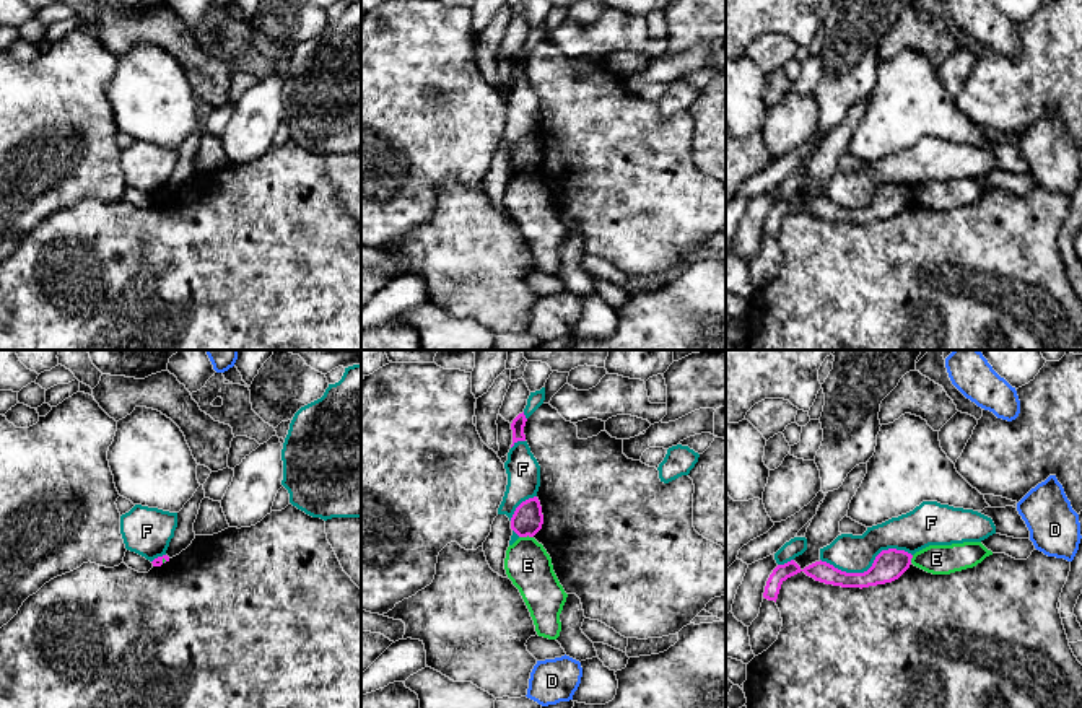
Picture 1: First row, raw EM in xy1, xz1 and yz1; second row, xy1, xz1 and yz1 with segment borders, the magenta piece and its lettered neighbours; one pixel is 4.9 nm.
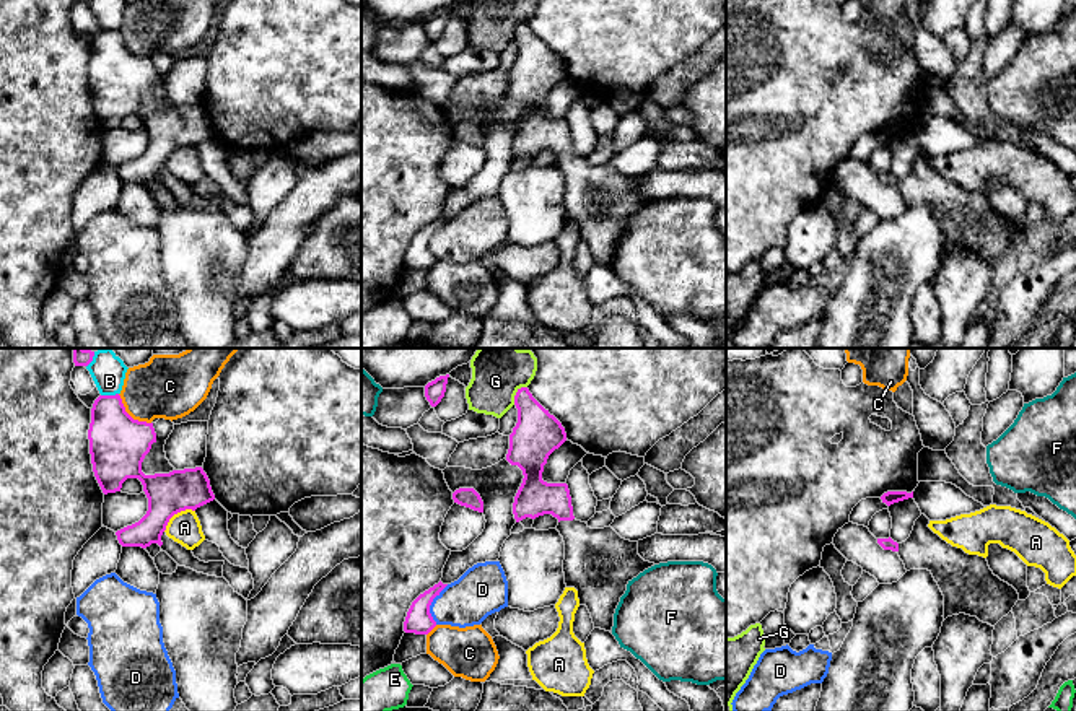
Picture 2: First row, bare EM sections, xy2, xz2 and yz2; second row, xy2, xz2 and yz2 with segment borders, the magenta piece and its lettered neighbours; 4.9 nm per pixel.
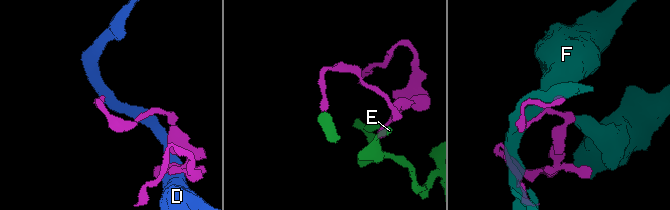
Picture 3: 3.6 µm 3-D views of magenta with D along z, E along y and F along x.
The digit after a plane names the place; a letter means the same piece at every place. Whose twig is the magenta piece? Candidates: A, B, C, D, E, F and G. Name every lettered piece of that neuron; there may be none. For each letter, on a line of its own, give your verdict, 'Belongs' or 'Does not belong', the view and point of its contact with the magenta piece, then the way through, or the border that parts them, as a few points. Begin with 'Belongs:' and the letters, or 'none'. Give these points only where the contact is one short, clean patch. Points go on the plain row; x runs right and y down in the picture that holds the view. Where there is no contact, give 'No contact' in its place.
Belongs: none
A: Does not belong. Touches magenta at xy2 (176, 148)
B: Does not belong. Touches magenta at xy2 (109, 31). Boundary: xy2 (118, 28), (101, 31)
C: Does not belong. Touches magenta at xy2 (129, 51)
D: Does not belong. Touches magenta at xz2 (430, 239). Boundary: xz2 (448, 220), (430, 241), (430, 251), (435, 259)
E: Does not belong. Touches magenta at xz1 (526, 171). Boundary: xz1 (532, 171), (519, 173)
F: Does not belong. Touches magenta at yz1 (869, 204)
G: Does not belong. Touches magenta at xz2 (516, 30). Boundary: xz2 (526, 21), (516, 28), (513, 39)

